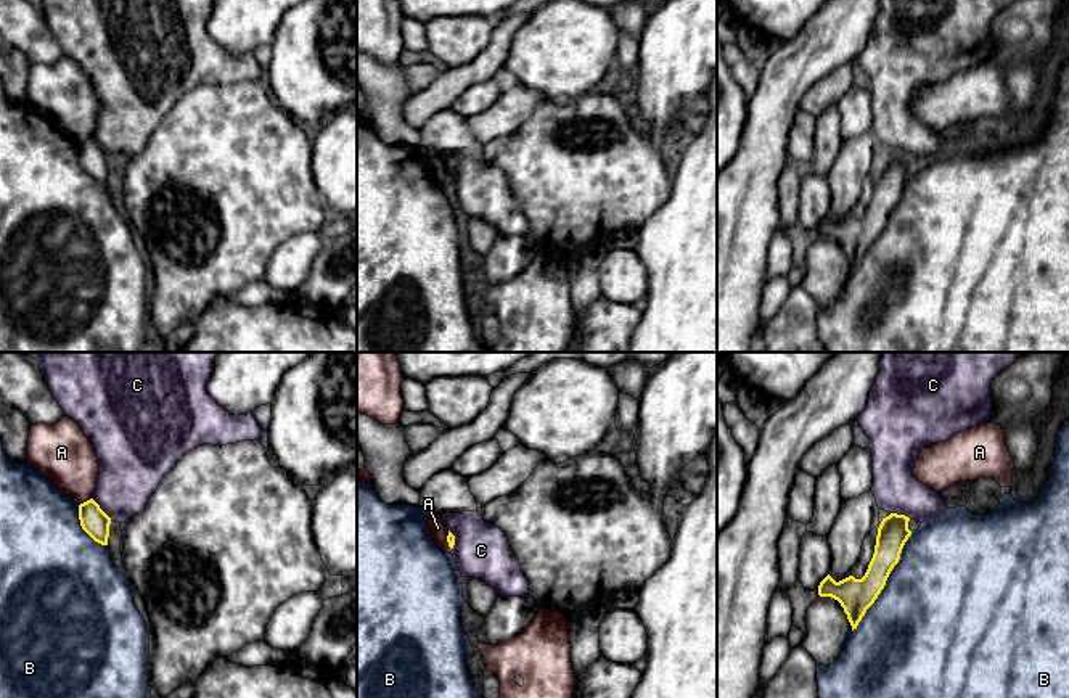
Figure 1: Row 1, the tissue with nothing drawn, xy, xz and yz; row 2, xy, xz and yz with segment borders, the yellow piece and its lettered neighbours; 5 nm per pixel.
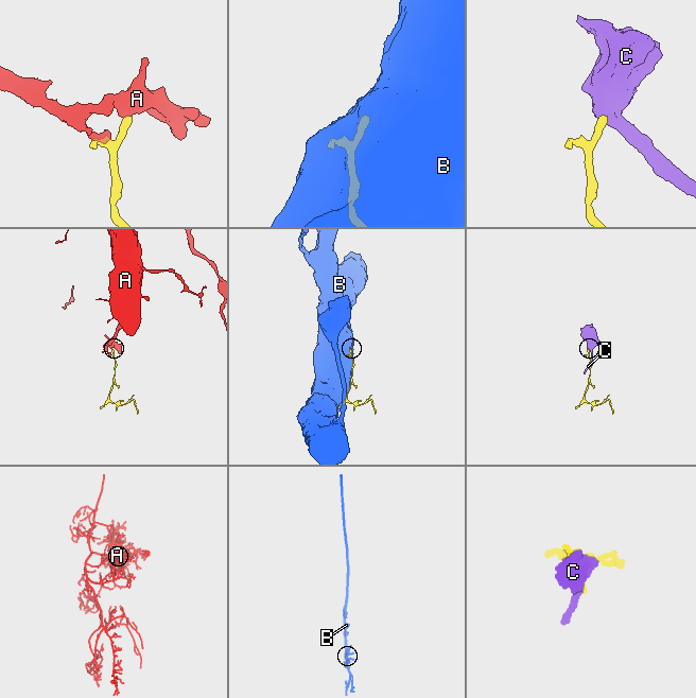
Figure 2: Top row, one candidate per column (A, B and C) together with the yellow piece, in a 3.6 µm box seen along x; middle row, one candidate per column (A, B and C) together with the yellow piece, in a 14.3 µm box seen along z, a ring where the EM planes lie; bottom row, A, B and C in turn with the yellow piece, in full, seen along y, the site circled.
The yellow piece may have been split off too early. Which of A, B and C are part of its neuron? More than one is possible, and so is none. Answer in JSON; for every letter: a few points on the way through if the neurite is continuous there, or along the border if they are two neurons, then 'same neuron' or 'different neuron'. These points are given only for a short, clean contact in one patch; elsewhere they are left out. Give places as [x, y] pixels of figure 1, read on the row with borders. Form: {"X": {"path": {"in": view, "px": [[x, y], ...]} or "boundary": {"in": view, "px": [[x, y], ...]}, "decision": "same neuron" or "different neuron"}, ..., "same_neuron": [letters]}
{"A": {"decision": "different neuron"}, "B": {"decision": "different neuron"}, "C": {"boundary": {"in": "xy", "px": [[92, 497], [111, 520]]}, "decision": "different neuron"}, "same_neuron": []}

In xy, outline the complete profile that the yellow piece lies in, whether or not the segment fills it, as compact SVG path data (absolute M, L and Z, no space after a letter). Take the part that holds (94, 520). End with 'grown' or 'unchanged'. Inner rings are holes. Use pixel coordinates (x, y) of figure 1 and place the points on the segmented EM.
M90 499L79 505L82 529L98 544L108 545L111 518Z; unchanged

